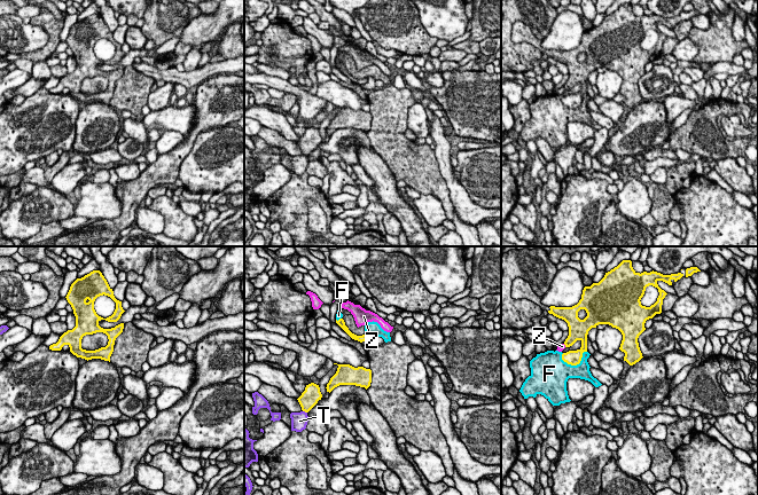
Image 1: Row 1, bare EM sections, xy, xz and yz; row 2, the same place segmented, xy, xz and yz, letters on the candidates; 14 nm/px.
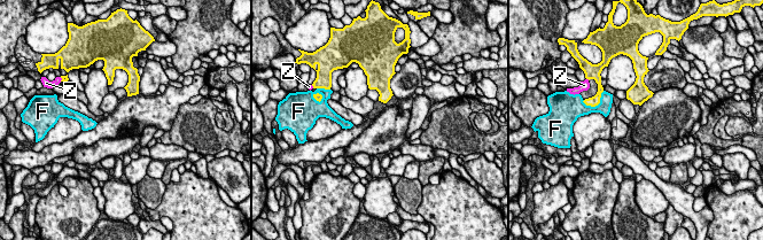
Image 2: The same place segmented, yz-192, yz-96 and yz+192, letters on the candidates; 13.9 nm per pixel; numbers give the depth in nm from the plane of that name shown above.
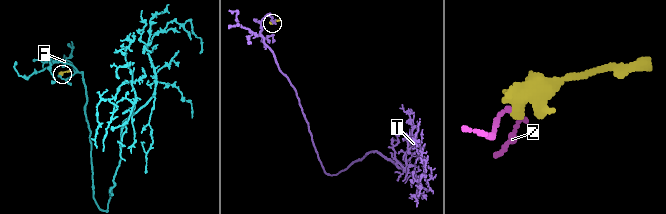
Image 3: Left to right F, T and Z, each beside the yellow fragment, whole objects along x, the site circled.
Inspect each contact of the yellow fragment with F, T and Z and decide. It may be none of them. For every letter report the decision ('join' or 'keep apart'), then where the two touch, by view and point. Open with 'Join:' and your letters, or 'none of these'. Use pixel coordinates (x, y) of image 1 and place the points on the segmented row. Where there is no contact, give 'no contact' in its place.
Join: none of these
F: keep apart; meets yellow in yz at (576, 364)
T: keep apart; meets yellow in xz at (305, 411)
Z: keep apart; meets yellow in yz at (564, 344)

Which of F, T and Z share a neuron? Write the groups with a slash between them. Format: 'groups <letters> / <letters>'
groups F / T / Z

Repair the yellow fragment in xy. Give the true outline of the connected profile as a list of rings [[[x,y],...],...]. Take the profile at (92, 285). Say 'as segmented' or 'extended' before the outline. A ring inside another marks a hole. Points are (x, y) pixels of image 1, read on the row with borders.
as segmented; [[[93,270],[81,278],[77,278],[70,286],[67,300],[73,309],[76,327],[64,332],[56,344],[49,346],[52,351],[61,351],[64,345],[70,347],[70,352],[77,358],[85,360],[101,359],[110,362],[116,338],[123,332],[124,323],[111,329],[103,329],[99,325],[101,320],[117,322],[125,312],[122,301],[114,296],[112,289],[100,270]],[[100,296],[108,296],[116,302],[114,314],[107,319],[99,316],[94,309],[94,301]],[[103,332],[108,336],[108,345],[95,351],[81,348],[81,339],[86,335]]]

